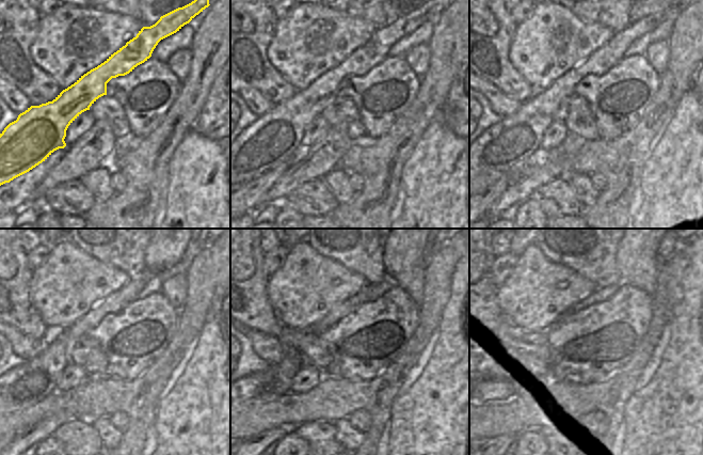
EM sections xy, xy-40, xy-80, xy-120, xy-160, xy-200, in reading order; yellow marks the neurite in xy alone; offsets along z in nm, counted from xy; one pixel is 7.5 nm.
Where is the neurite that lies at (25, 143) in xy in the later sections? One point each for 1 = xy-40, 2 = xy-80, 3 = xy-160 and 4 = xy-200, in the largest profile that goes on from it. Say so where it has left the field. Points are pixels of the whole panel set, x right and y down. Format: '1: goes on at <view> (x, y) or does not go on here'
1: goes on at xy-40 (274, 136)
2: goes on at xy-80 (514, 138)
3: goes on at xy-160 (275, 380)
4: goes on at xy-200 (491, 390)

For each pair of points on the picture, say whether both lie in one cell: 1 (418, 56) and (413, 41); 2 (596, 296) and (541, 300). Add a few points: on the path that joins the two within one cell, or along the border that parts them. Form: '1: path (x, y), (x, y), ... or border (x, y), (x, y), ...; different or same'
1: border (428, 43), (415, 45), (404, 56); different
2: border (597, 287), (570, 309); different

